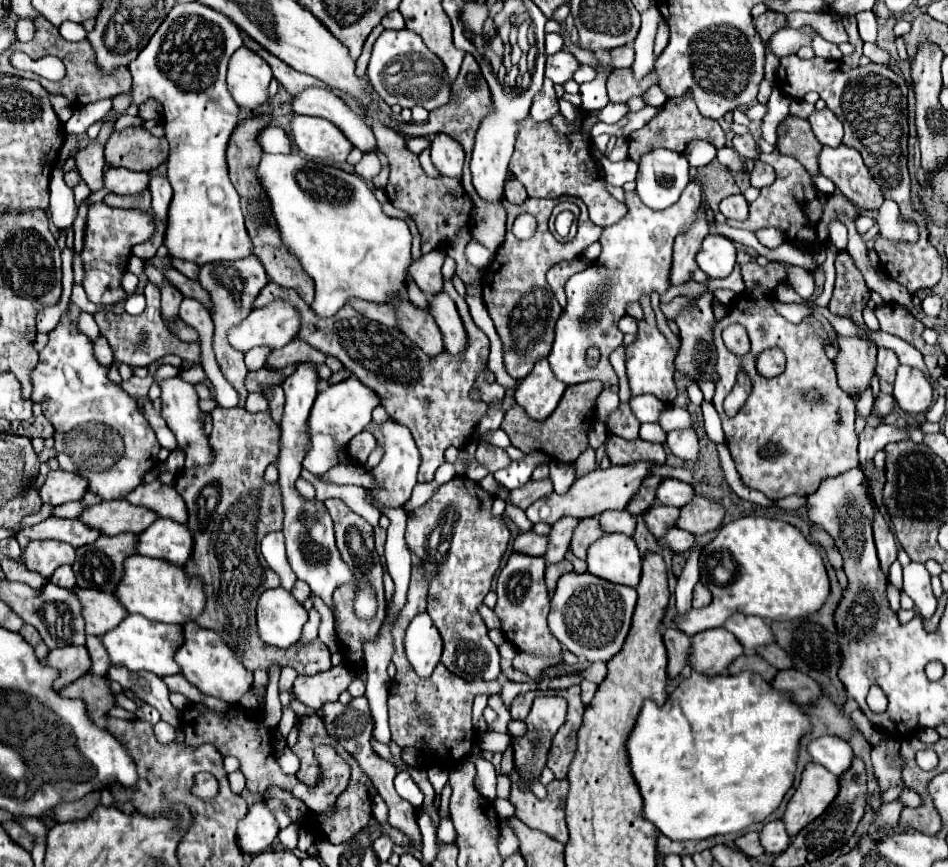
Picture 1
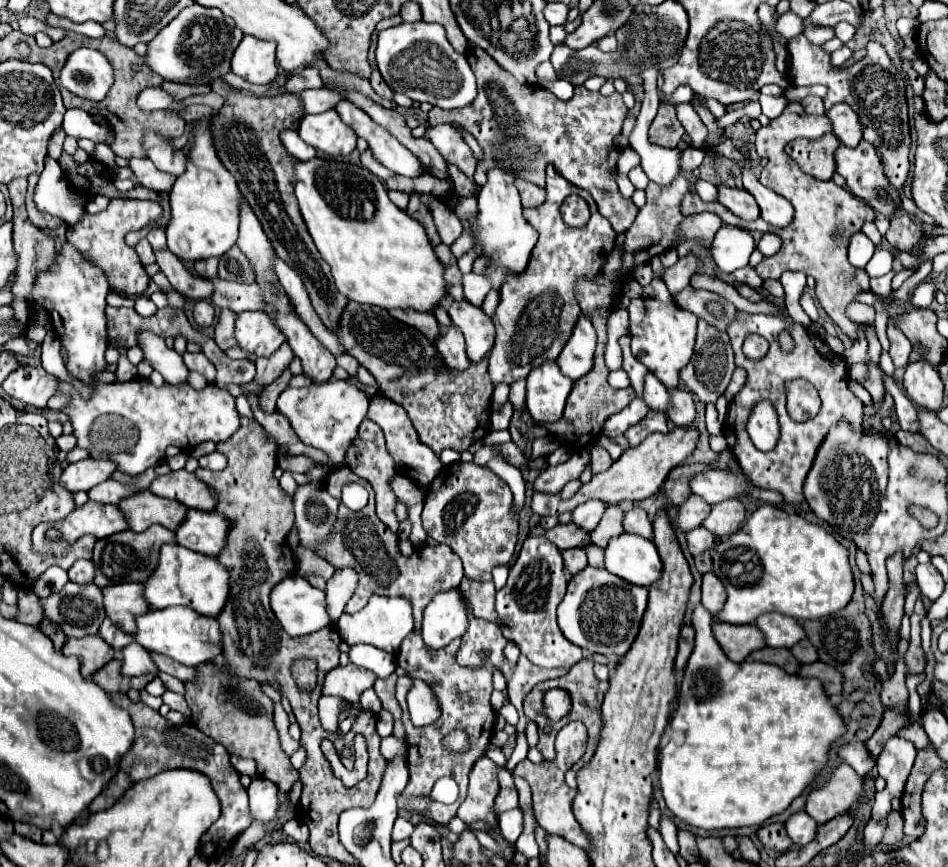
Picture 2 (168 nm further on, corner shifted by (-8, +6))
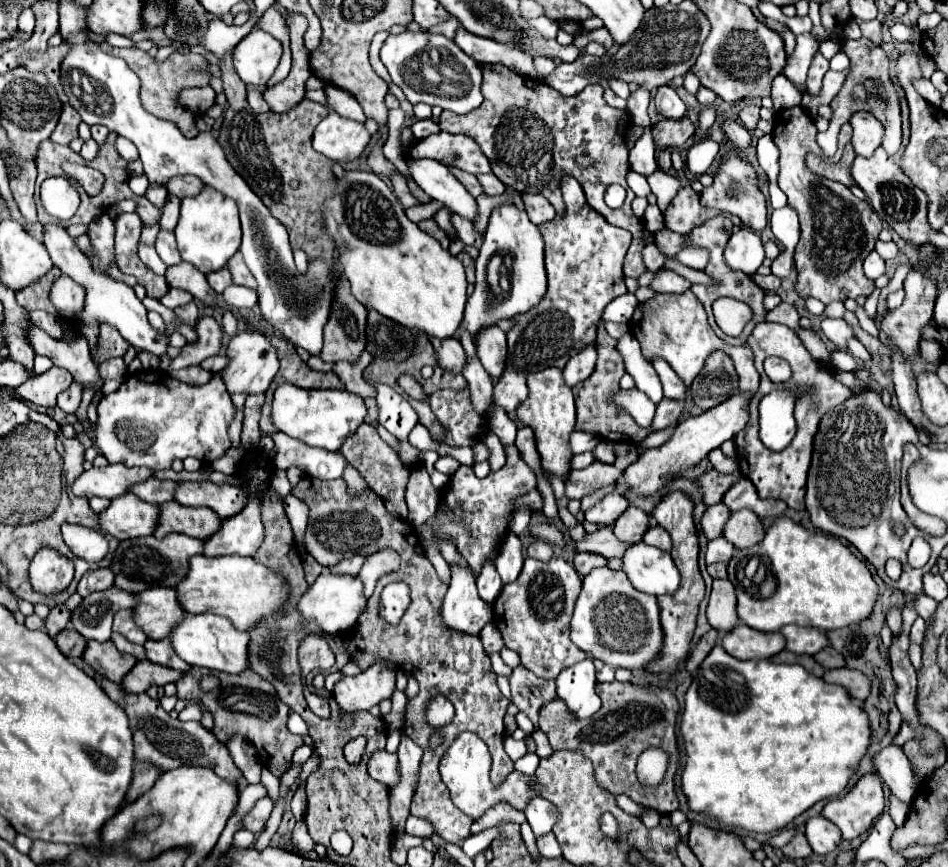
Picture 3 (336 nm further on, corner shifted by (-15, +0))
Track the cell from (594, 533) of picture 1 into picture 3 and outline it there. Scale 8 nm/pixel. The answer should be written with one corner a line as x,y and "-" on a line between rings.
627,507
627,511
615,521
613,533
623,543
639,543
643,539
643,531
649,527
649,515
637,507

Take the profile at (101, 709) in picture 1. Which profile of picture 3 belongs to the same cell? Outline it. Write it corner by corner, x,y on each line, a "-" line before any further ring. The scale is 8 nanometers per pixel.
145,659
135,663
135,667
123,677
121,687
127,693
145,693
151,685
175,683
181,675
181,671
171,671
169,667
159,667

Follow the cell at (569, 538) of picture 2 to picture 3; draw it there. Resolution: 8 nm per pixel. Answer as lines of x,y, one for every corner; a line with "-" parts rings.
603,527
595,533
587,533
581,541
575,543
577,553
597,553
603,555
605,559
623,557
623,551
627,547
629,547
627,543
619,543
619,539
615,539
611,527

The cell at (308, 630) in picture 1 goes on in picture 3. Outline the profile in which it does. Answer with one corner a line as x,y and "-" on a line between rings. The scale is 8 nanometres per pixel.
379,551
379,553
367,557
361,571
357,573
357,577
363,583
363,595
369,599
369,595
375,589
377,579
381,575
385,575
387,571
395,571
397,567
399,567
399,555
395,555
395,551

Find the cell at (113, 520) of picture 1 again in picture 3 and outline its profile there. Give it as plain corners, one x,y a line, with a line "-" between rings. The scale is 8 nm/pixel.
177,501
159,505
159,521
153,537
163,539
167,533
183,533
195,539
207,539
219,529
219,515
207,507
183,507

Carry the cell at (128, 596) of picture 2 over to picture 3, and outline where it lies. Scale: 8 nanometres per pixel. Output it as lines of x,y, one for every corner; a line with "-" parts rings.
153,587
137,593
133,621
149,639
165,639
167,631
175,627
175,619
179,619
179,615
183,615
183,609
175,603
175,589

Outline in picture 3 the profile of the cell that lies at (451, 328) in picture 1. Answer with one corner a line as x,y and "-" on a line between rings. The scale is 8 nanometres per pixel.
497,325
483,327
475,337
475,347
485,371
491,377
499,377
503,373
503,363
507,355
505,333

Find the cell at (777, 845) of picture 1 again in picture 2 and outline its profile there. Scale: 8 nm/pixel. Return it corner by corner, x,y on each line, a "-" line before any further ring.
798,811
786,821
786,831
794,841
794,845
798,847
808,845
808,841
816,837
816,829
818,829
818,823
806,811

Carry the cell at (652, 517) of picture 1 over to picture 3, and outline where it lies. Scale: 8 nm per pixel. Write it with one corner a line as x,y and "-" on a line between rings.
717,503
717,505
707,507
707,511
701,517
701,531
705,533
707,539
715,539
715,537
721,535
723,523
727,521
727,515
729,513
731,511
723,503

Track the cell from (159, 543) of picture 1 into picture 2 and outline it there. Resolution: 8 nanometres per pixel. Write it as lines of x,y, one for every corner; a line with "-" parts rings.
190,509
186,521
176,529
176,541
182,547
204,555
218,555
228,541
228,523
214,511

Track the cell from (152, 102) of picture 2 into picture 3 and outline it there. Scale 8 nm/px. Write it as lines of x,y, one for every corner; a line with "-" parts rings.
207,85
207,87
191,87
179,93
181,107
187,107
189,111
193,111
195,115
203,115
207,113
207,109
215,103
215,91

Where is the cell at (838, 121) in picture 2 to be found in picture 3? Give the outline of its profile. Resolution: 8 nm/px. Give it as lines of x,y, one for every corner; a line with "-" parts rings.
857,111
851,115
851,127
853,127
853,149
857,155
873,155
873,151
881,145
883,139
883,127
881,123
867,111

